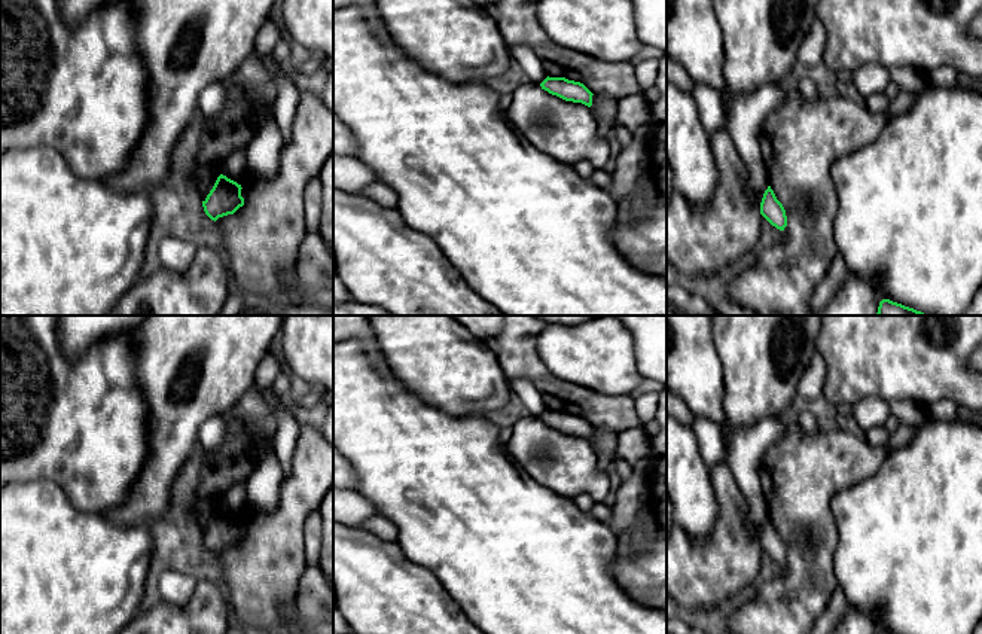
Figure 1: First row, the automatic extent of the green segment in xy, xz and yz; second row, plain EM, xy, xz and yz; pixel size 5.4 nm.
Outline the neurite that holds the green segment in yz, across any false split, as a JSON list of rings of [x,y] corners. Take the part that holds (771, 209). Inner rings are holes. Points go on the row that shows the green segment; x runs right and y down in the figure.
[[[771,186],[763,193],[760,202],[760,214],[777,229],[784,231],[787,226],[787,216],[783,204],[777,199]]]

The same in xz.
[[[546,77],[540,83],[542,89],[556,95],[565,101],[582,103],[592,106],[592,92],[580,82],[568,80],[565,77]]]

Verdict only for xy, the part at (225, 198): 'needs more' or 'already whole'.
needs more

